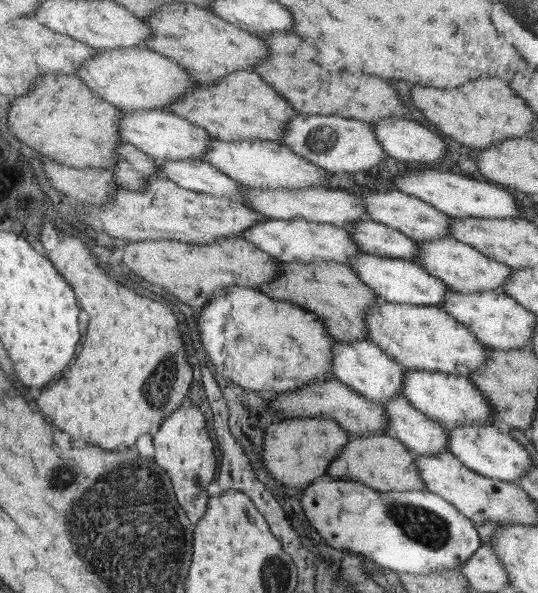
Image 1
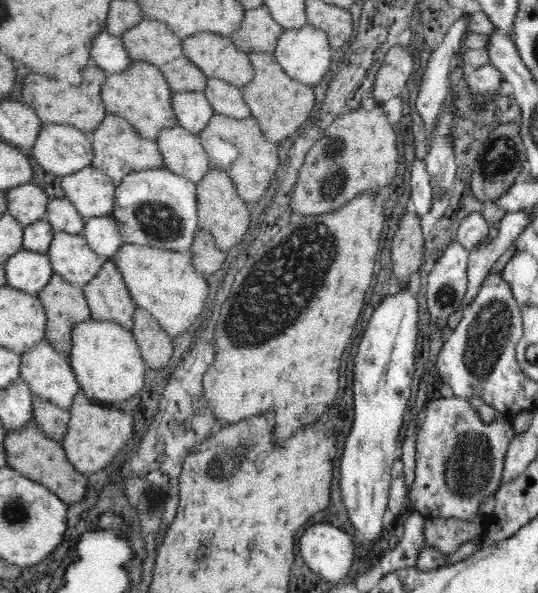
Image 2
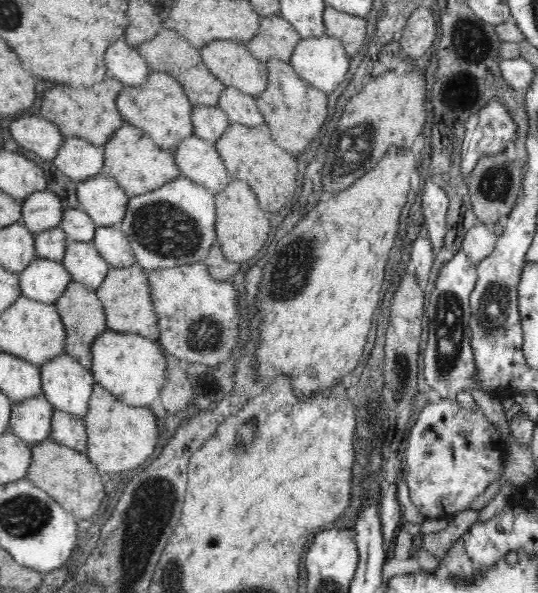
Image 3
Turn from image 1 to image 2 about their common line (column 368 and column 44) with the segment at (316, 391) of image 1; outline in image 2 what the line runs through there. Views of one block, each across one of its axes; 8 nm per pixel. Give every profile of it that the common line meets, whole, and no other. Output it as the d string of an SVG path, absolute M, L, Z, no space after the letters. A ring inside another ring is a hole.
M34 397L32 416L33 421L42 429L46 436L62 443L64 434L68 430L68 420L70 420L69 409L60 408L48 400Z

